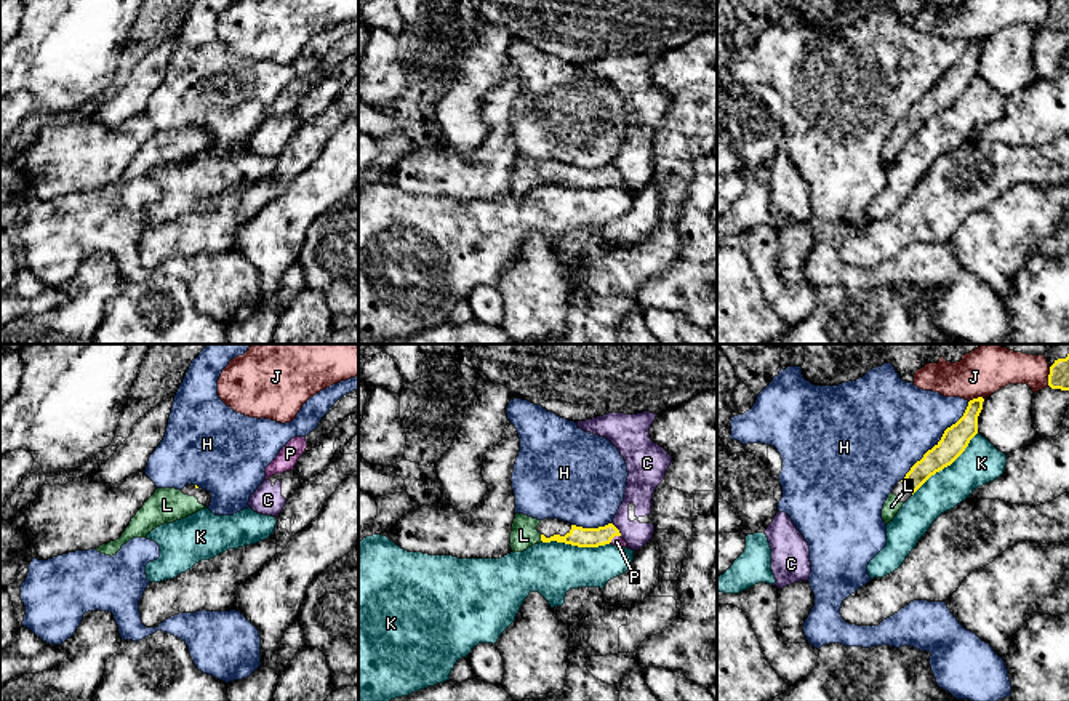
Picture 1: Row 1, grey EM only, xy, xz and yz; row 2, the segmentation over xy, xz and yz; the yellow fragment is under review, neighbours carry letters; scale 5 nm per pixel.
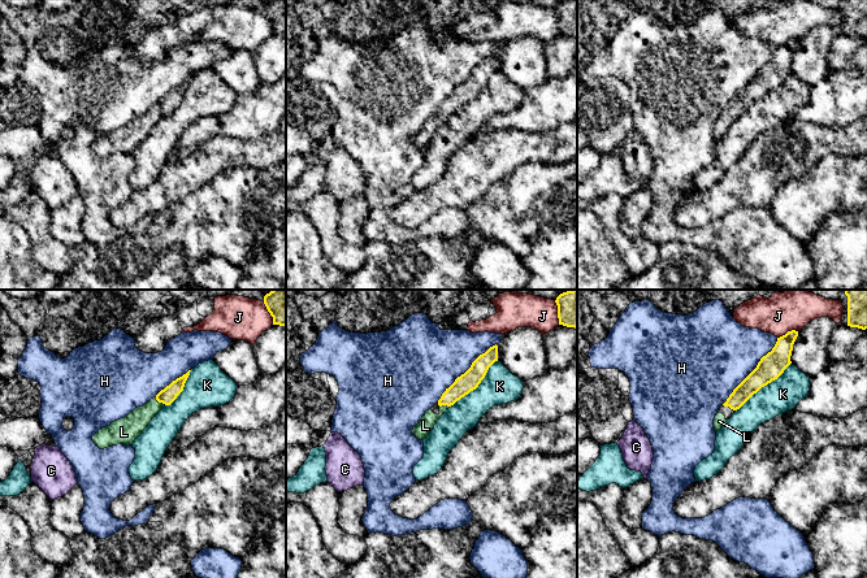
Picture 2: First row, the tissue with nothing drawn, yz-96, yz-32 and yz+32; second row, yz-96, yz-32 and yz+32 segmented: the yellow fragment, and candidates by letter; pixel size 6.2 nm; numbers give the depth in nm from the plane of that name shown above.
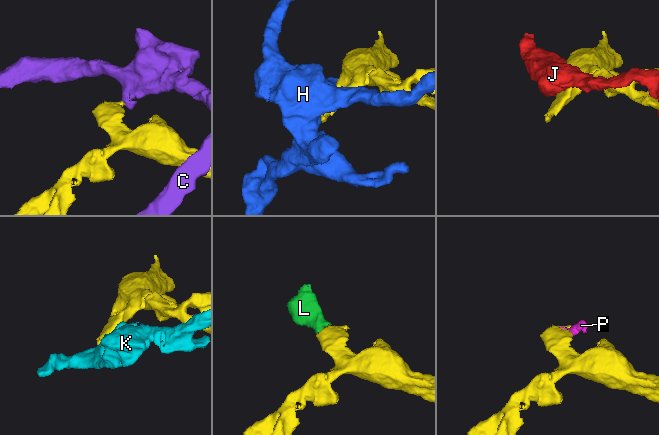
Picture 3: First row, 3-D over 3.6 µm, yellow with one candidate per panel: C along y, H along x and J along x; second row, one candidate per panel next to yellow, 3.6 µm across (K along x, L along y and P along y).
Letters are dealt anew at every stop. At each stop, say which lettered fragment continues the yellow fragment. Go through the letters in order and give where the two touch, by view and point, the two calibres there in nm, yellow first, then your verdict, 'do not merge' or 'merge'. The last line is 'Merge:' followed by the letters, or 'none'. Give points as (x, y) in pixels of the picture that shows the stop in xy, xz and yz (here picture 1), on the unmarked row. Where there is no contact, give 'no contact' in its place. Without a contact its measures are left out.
C: meets yellow in xz at (618, 172); 100 nm thick on the yellow side, 140 nm on the other; do not merge
H: meets yellow in yz at (940, 82); 140 nm thick on the yellow side, 440 nm on the other; do not merge
J: meets yellow in yz at (1048, 18); 110 nm thick on the yellow side, 140 nm on the other; do not merge
K: meets yellow in yz at (946, 108); 140 nm thick on the yellow side, 200 nm on the other; do not merge
L: meets yellow in xz at (541, 180); 100 nm thick on the yellow side, 140 nm on the other; merge
P: meets yellow in xz at (613, 178); 100 nm thick on the yellow side, 50 nm on the other; merge
Merge: L, P

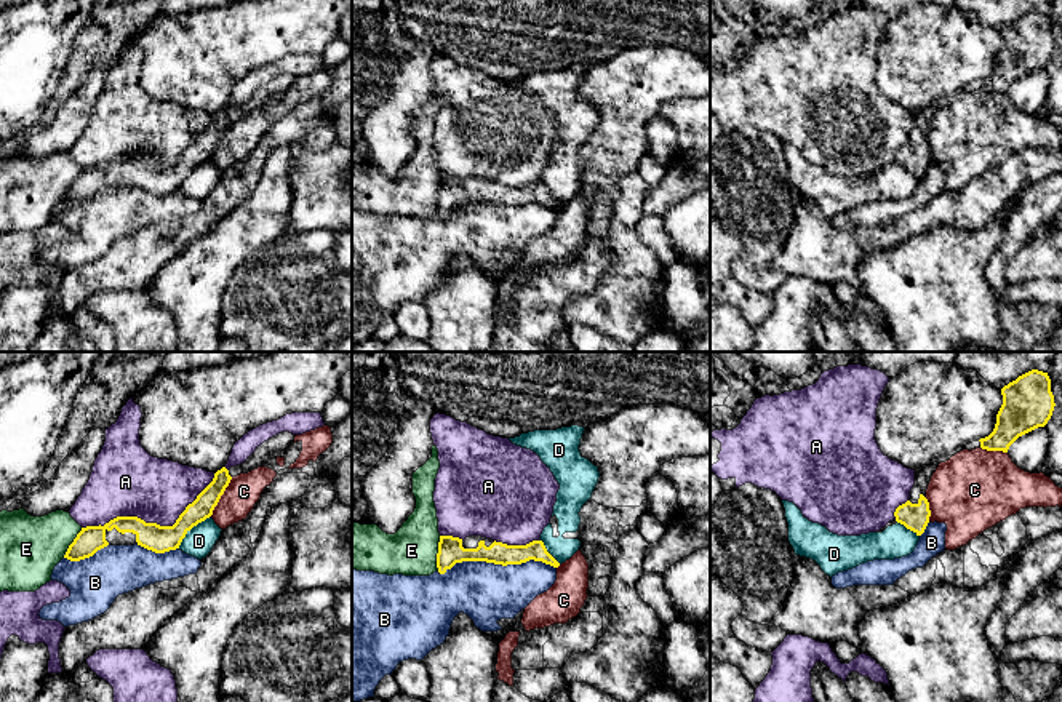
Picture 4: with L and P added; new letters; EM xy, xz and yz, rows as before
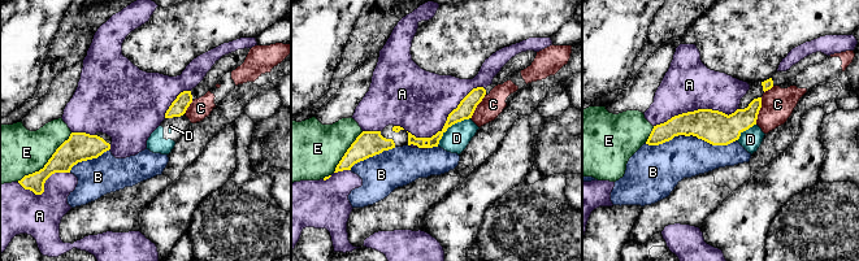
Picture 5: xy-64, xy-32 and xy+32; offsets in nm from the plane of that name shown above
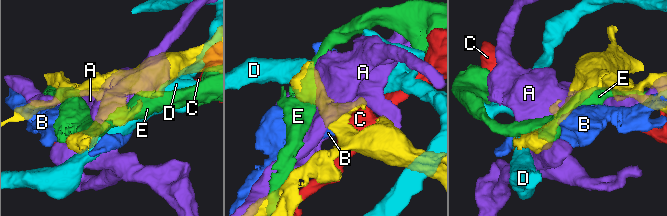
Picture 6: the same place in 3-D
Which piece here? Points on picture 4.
A: meets yellow in xy at (152, 165); 140 nm thick on the yellow side, 360 nm on the other; do not merge
B: meets yellow in xz at (496, 205); 130 nm thick on the yellow side, 300 nm on the other; do not merge
C: meets yellow in xy at (221, 136); 110 nm thick on the yellow side, 170 nm on the other; do not merge
D: meets yellow in xy at (191, 170); 140 nm thick on the yellow side, 150 nm on the other; do not merge
E: meets yellow in xz at (437, 195); 130 nm thick on the yellow side, 240 nm on the other; do not merge
Merge: none

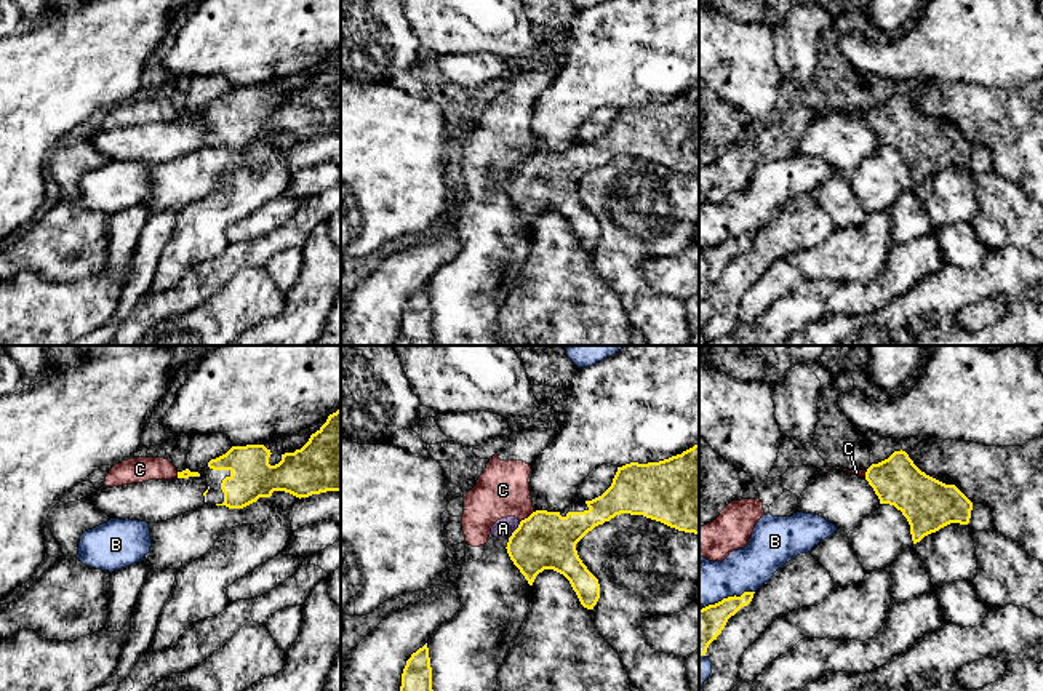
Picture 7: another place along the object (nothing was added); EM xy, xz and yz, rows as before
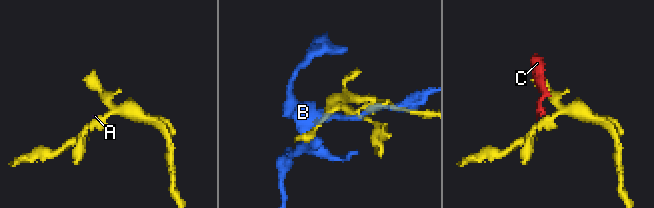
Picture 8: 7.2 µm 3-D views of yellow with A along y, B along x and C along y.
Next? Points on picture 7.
A: meets yellow in xz at (515, 171); 280 nm thick on the yellow side, 100 nm on the other; do not merge
B: meets yellow in yz at (728, 239); 190 nm thick on the yellow side, 240 nm on the other; do not merge
C: meets yellow in xz at (528, 159); 280 nm thick on the yellow side, 260 nm on the other; do not merge
Merge: none

